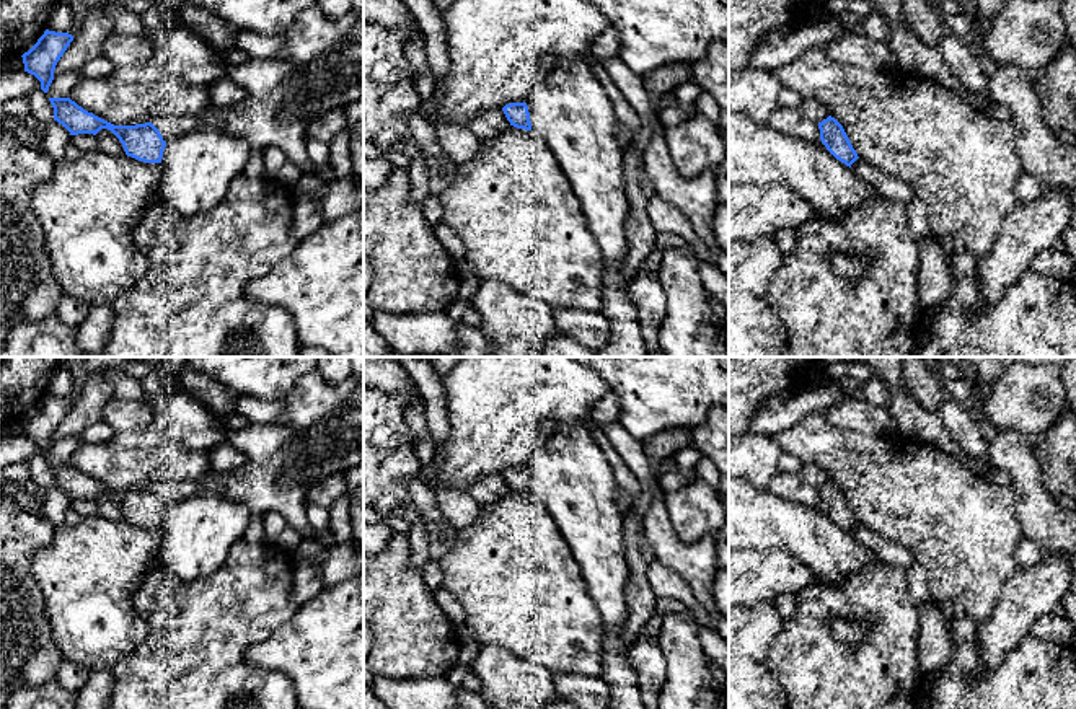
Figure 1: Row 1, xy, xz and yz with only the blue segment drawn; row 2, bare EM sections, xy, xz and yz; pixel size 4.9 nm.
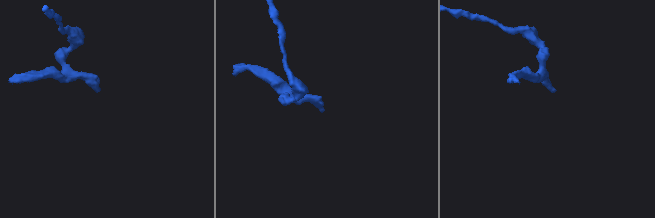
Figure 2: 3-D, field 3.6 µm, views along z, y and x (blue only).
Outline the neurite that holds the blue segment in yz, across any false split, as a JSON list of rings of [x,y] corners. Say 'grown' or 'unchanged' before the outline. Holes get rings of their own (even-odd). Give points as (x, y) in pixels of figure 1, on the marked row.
unchanged | [[[831,116],[818,122],[820,140],[827,150],[841,163],[851,168],[851,165],[859,158],[853,148],[843,126]]]

